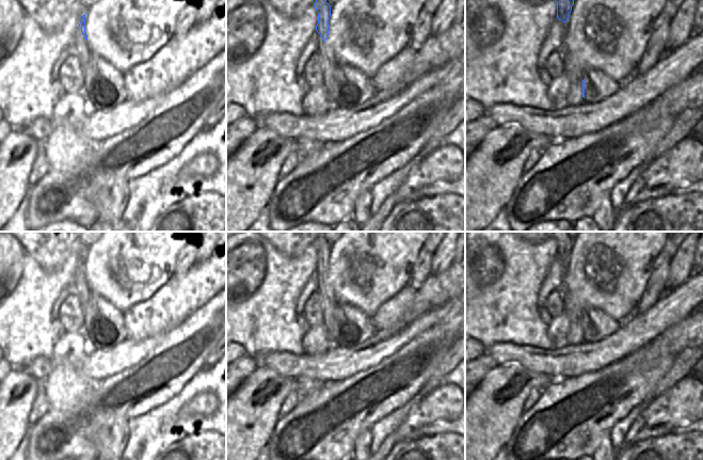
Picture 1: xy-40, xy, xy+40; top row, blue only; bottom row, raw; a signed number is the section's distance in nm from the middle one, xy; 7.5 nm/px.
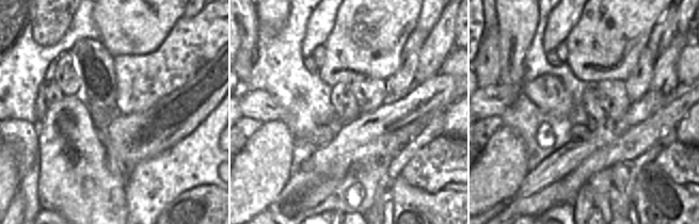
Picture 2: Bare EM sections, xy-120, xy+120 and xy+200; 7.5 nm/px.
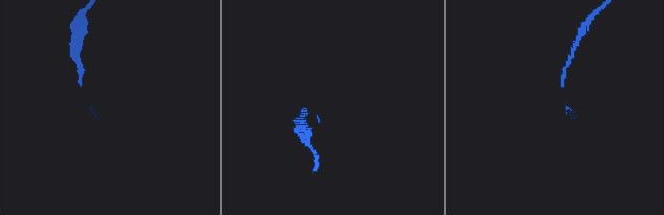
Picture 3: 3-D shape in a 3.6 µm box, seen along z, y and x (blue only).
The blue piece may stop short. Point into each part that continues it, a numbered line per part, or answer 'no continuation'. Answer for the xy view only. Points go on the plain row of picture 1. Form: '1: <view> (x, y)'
no continuation

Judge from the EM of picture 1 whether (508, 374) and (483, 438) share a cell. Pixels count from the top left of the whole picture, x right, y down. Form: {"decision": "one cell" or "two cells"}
{"decision": "one cell"}

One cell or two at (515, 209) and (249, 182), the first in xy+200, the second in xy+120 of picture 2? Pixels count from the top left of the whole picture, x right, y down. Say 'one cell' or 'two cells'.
two cells

